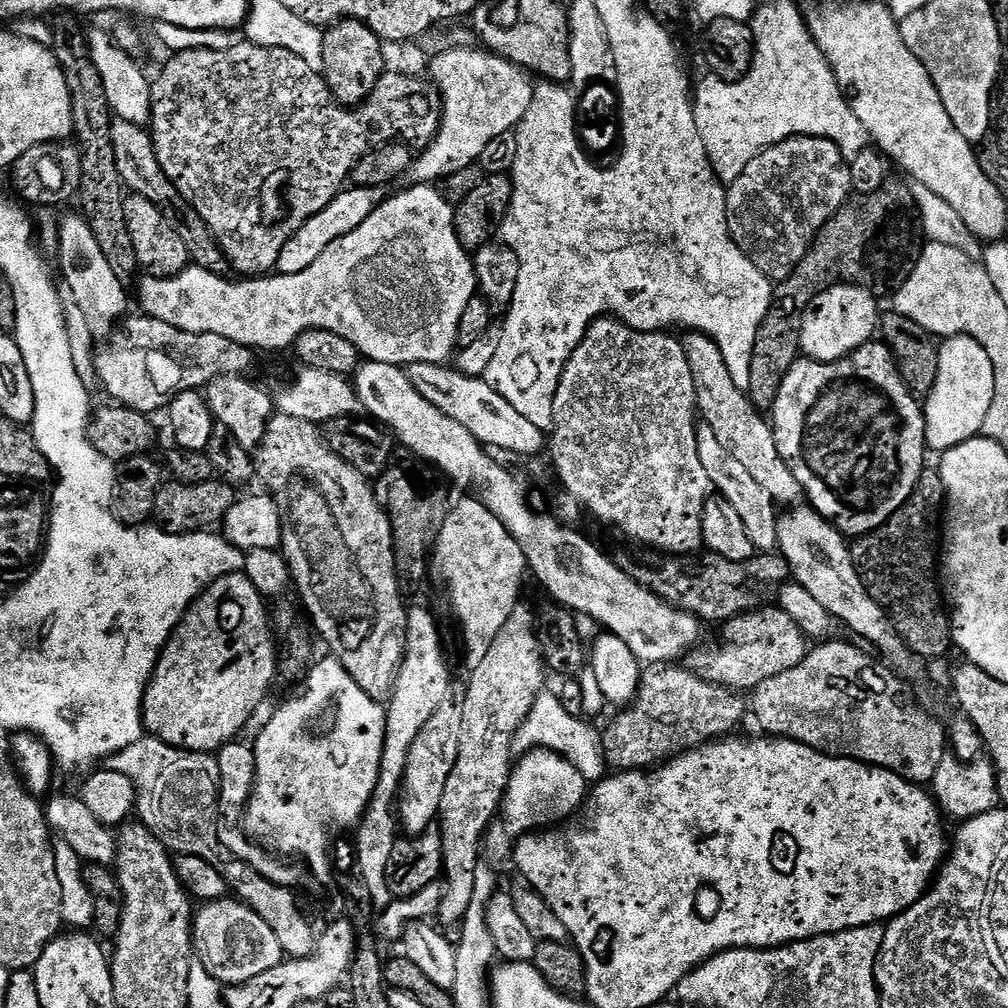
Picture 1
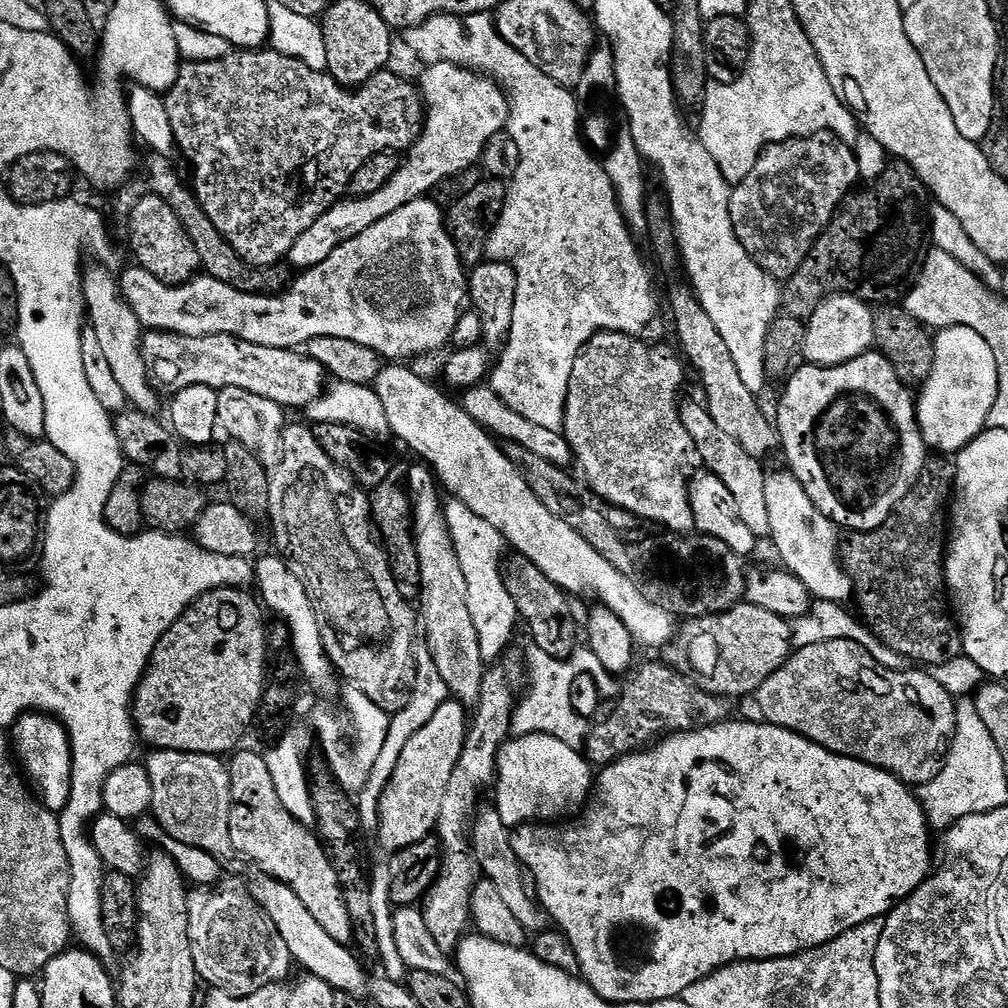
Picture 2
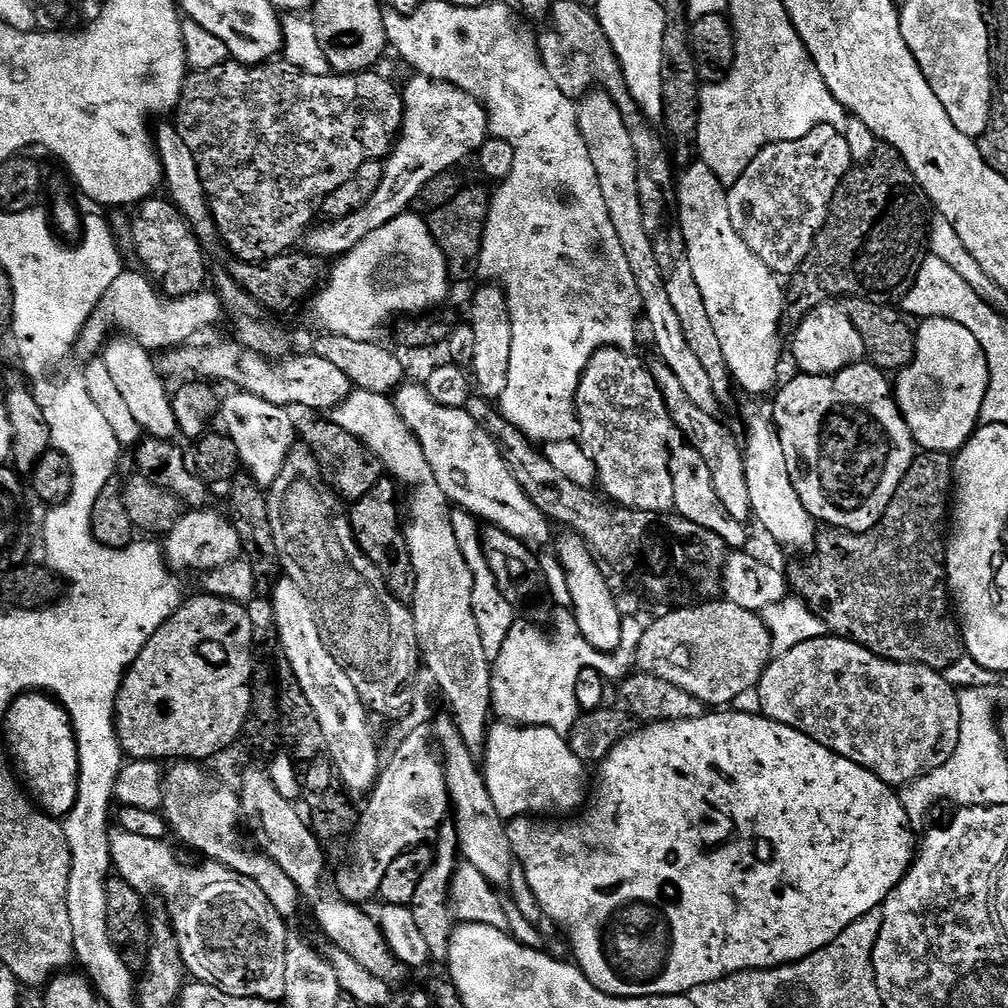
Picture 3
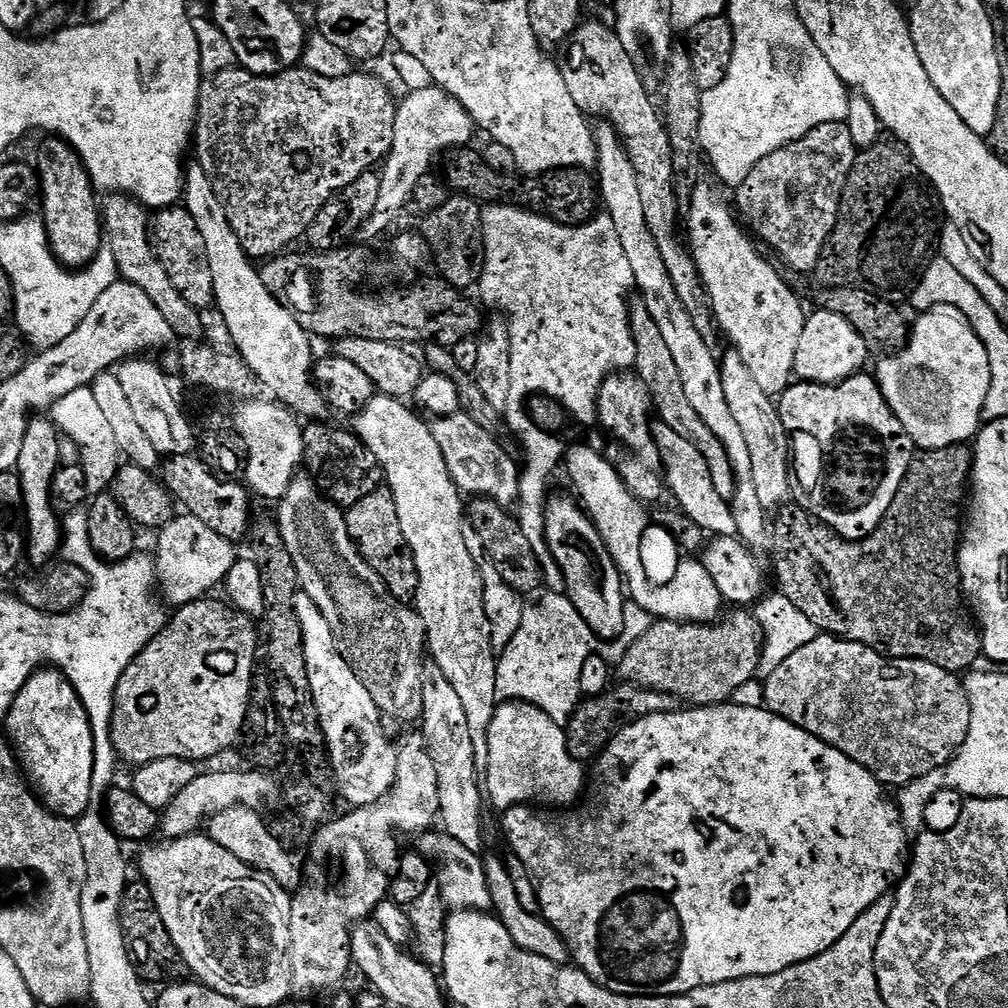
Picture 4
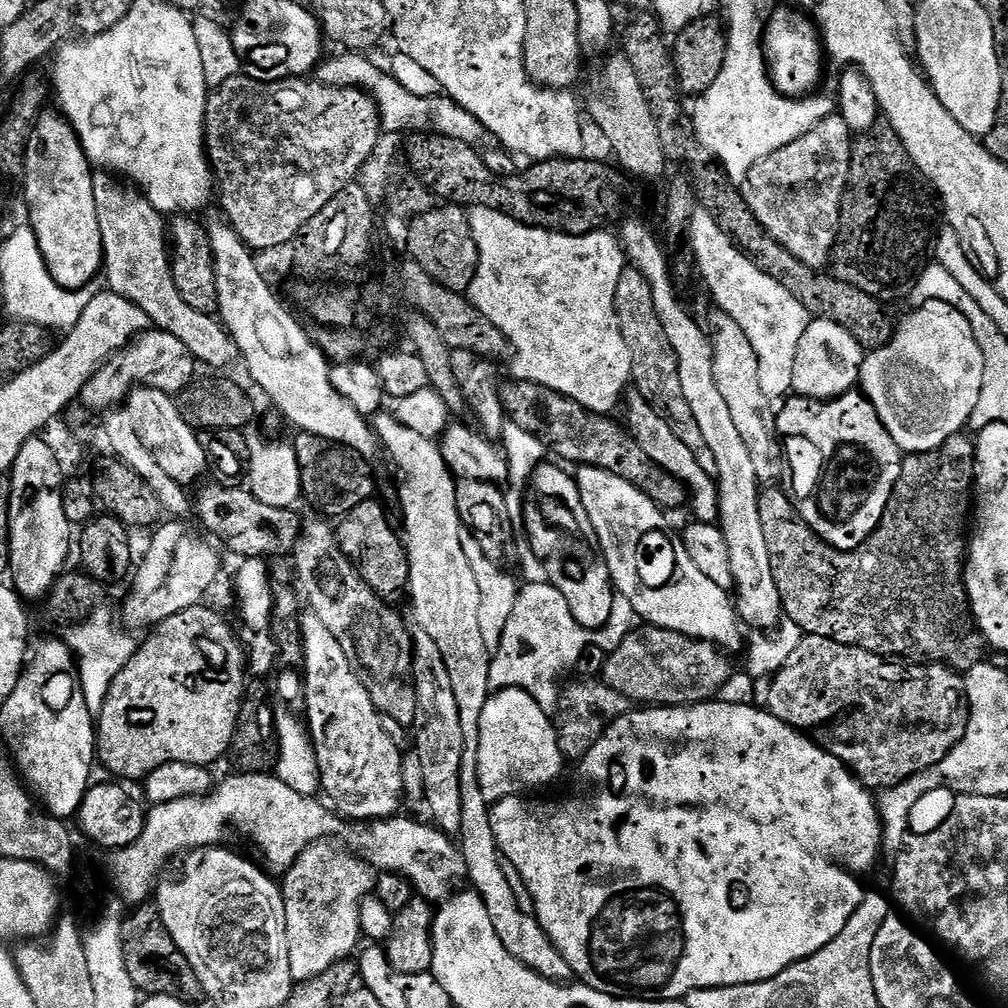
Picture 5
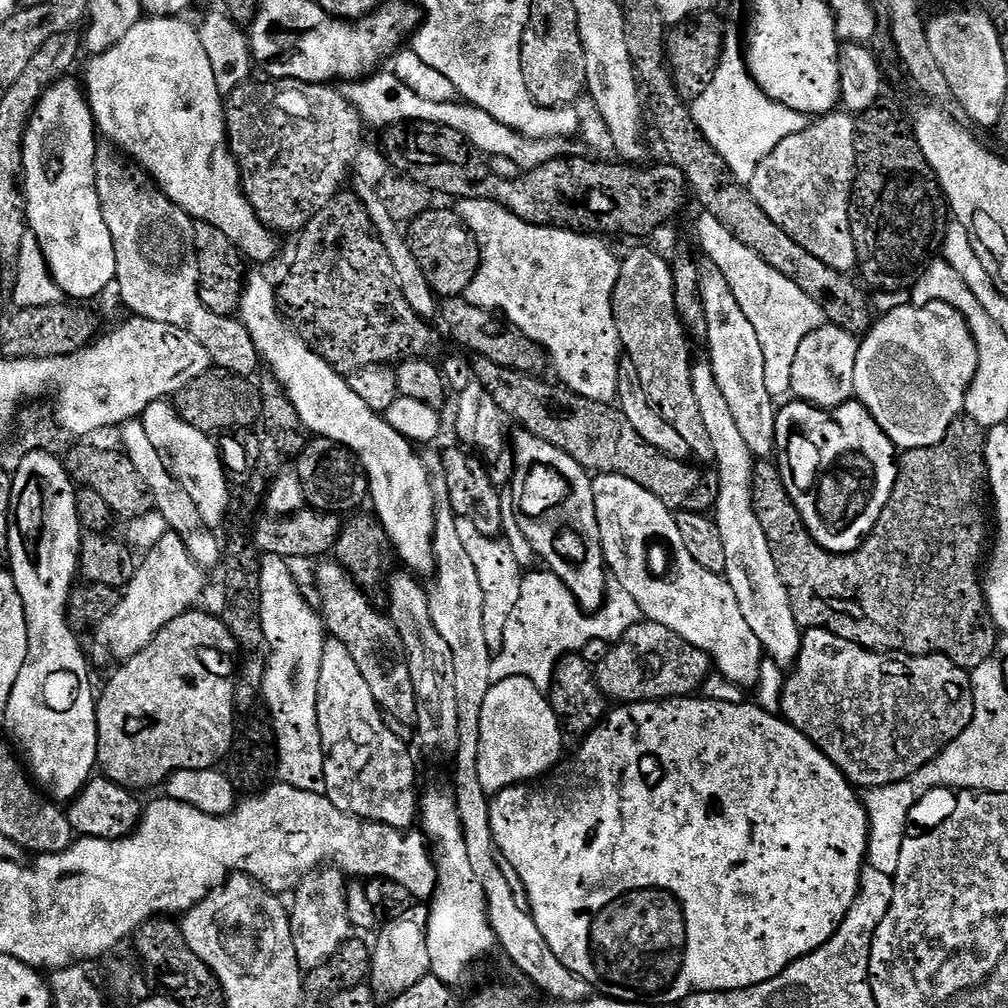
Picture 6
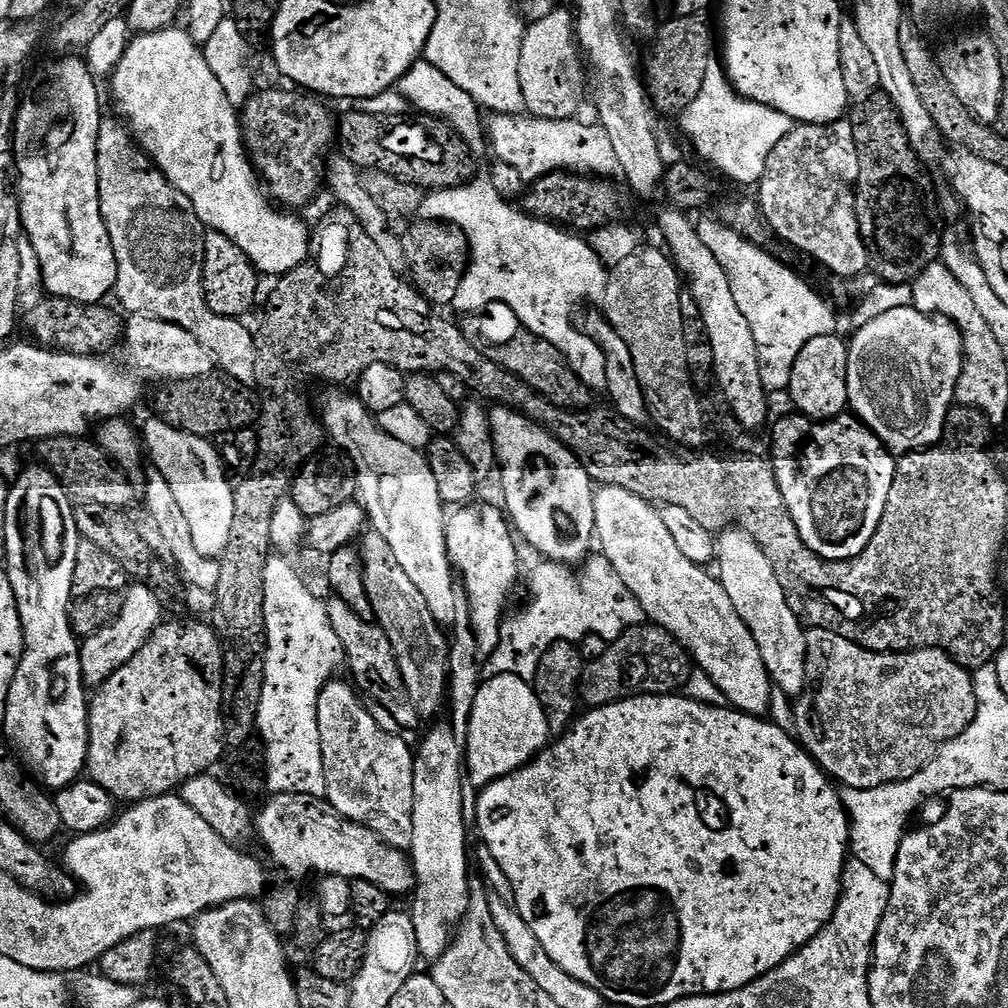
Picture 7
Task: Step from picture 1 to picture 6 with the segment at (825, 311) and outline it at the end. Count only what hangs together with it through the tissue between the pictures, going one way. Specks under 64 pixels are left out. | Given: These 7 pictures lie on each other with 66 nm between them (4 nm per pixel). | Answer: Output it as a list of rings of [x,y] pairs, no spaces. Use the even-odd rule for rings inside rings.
[[[829,323],[806,334],[806,338],[802,338],[802,346],[798,346],[798,354],[794,354],[791,395],[818,408],[836,408],[853,399],[854,362],[859,349],[857,337],[853,333]]]

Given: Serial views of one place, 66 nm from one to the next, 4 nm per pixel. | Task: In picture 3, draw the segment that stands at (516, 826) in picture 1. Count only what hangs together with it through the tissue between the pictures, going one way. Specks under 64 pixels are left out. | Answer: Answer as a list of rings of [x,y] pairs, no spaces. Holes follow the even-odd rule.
[[[505,722],[494,724],[486,732],[488,741],[484,744],[482,771],[498,815],[504,817],[505,821],[533,814],[544,818],[549,814],[575,813],[585,803],[586,764],[572,753],[565,737],[548,728]]]

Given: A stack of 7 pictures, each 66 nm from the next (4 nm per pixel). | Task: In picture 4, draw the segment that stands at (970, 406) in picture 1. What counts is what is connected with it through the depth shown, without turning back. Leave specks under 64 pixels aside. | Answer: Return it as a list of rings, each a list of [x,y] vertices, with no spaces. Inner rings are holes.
[[[935,304],[917,316],[907,344],[899,352],[877,359],[875,382],[895,423],[917,444],[917,449],[963,445],[964,436],[956,432],[956,423],[972,396],[972,387],[979,380],[981,383],[988,371],[988,355],[978,334],[952,306]]]

